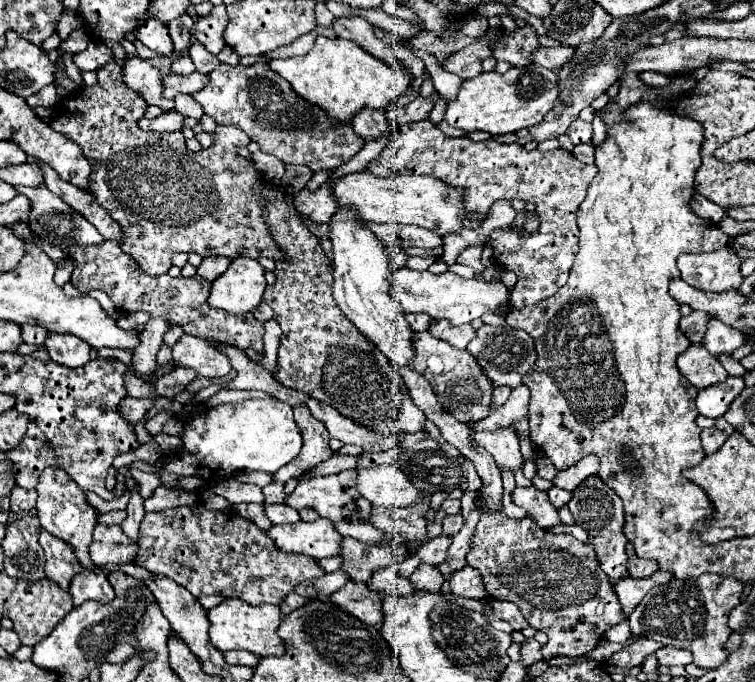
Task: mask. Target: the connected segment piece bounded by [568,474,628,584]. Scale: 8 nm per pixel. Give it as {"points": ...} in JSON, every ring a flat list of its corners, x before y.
{"points":[[588,476,586,480,582,480,574,492,572,492,572,500,570,500,570,512,574,516,574,524,582,526,588,536,590,542,596,548,596,556,600,560,602,570,610,576,610,582,614,584,618,578,628,576,626,570,626,544,628,538,624,534,624,510,622,510,622,500,618,498,618,494,614,494,602,480,600,476]]}

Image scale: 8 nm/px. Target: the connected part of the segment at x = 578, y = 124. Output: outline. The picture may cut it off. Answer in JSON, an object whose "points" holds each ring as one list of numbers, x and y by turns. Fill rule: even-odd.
{"points":[[578,118,578,120,574,120,574,122,568,126,566,134,570,136,570,140,572,140,574,144,590,142,590,140,592,140,592,124]]}

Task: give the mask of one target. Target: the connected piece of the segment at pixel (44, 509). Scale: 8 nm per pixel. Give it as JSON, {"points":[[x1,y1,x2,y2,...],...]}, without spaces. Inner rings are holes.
{"points":[[46,468,40,478,38,478,38,518,42,528,46,528,50,534,62,538,64,542,72,544,76,550,76,556,80,560,80,564,84,568,92,568,92,560,88,556,88,544,90,544,90,536,92,530,96,526,96,510,90,506,90,502,86,500,84,490,70,478,70,474,62,468]]}

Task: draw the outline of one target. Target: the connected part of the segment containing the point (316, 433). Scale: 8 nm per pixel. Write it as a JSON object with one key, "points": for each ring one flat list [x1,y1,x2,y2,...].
{"points":[[298,404,294,408,294,418,296,418,296,424,302,428,304,448,302,448,298,460,292,460,290,464,286,464,286,468,280,468,272,476,274,482,286,482,290,478,296,478,298,474,312,470,316,464,328,460,334,454,328,446,330,434,326,430,326,426,310,414,306,404]]}

